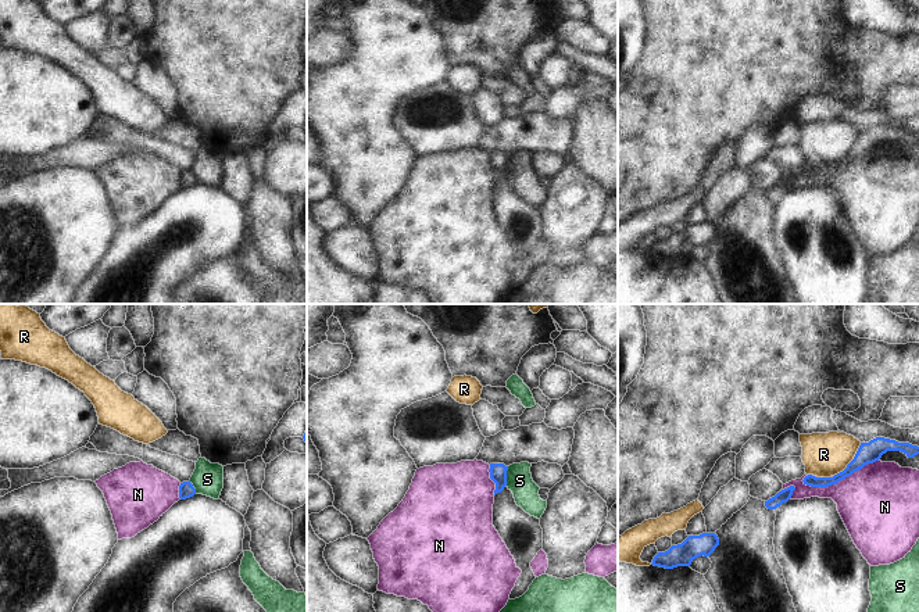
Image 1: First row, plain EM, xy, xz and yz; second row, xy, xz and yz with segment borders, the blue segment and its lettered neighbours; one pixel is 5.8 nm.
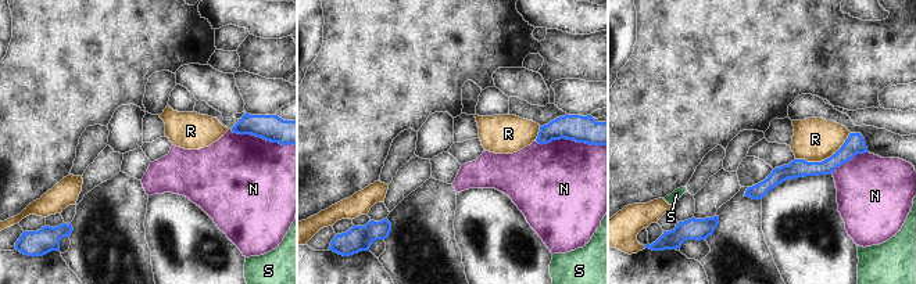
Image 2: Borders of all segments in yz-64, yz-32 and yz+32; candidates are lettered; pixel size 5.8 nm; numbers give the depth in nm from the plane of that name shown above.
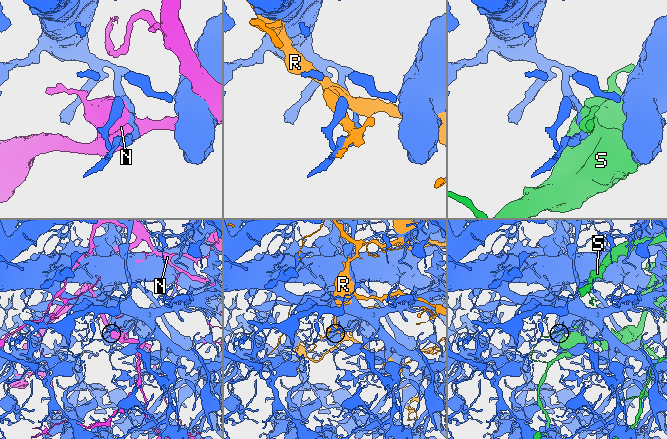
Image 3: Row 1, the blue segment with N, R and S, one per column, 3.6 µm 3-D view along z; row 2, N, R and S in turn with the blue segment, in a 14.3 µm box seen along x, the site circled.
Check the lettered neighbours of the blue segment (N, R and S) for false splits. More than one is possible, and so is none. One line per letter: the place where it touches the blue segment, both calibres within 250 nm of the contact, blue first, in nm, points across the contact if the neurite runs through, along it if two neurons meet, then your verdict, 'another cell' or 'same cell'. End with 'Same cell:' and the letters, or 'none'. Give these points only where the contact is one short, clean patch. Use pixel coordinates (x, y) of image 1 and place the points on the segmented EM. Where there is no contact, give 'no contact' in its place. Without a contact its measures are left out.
N: meets blue in yz at (840, 479); 130 nm thick on the blue side, 440 nm on the other; another cell
R: meets blue in yz at (851, 461); 130 nm thick on the blue side, 260 nm on the other; another cell
S: meets blue in xz at (506, 476); 100 nm thick on the blue side, 150 nm on the other; another cell
Same cell: none

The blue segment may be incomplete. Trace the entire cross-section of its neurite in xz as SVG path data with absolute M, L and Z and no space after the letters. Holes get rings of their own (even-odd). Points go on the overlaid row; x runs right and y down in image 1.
M490 464L490 479L496 483L494 495L501 493L507 486L507 470L508 466L504 464Z

